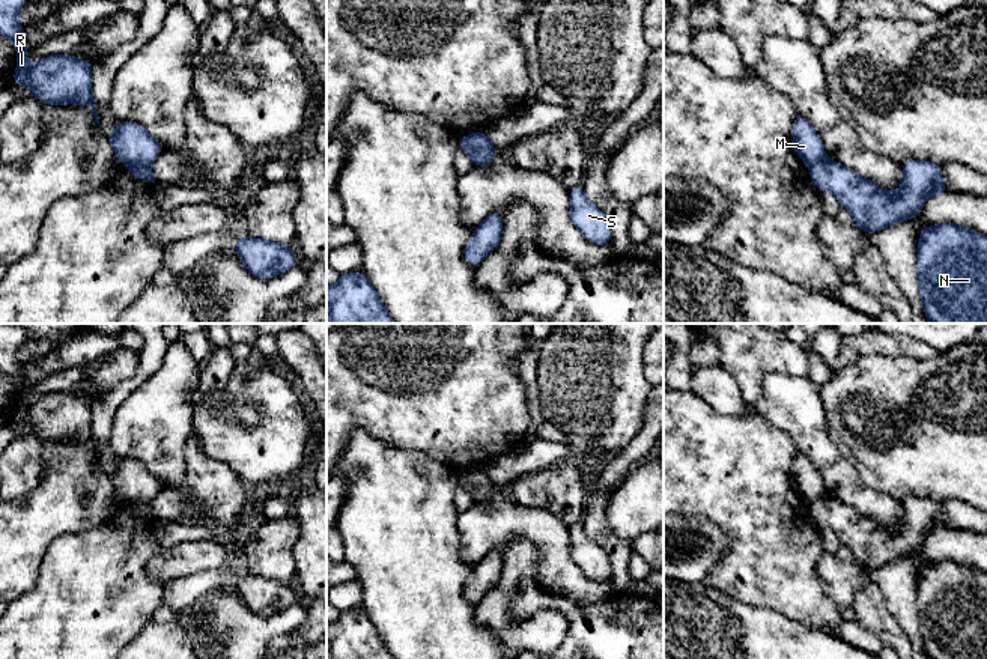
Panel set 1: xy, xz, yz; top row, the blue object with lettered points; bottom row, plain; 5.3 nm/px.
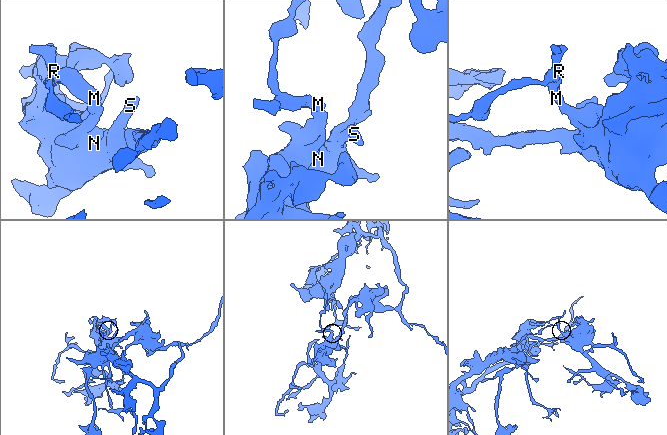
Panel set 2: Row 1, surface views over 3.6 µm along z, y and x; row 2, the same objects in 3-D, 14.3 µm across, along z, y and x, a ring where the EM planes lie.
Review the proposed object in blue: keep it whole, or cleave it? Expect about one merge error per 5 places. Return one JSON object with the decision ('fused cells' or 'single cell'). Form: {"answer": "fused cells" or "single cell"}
{"answer": "fused cells"}

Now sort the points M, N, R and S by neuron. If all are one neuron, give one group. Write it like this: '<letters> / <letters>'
M R / N S

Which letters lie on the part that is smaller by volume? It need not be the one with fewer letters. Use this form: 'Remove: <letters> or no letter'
Remove: M, R

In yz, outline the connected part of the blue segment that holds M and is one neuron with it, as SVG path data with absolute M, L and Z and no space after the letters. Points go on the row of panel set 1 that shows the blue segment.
M796 116L793 122L791 135L799 158L808 167L826 158L825 146L820 137L803 116Z

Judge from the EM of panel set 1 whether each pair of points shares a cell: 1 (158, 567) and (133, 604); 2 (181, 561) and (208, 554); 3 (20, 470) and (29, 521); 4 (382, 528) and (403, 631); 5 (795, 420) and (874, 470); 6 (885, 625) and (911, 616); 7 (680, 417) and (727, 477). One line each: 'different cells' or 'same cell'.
1: different cells
2: same cell
3: different cells
4: same cell
5: different cells
6: different cells
7: same cell

